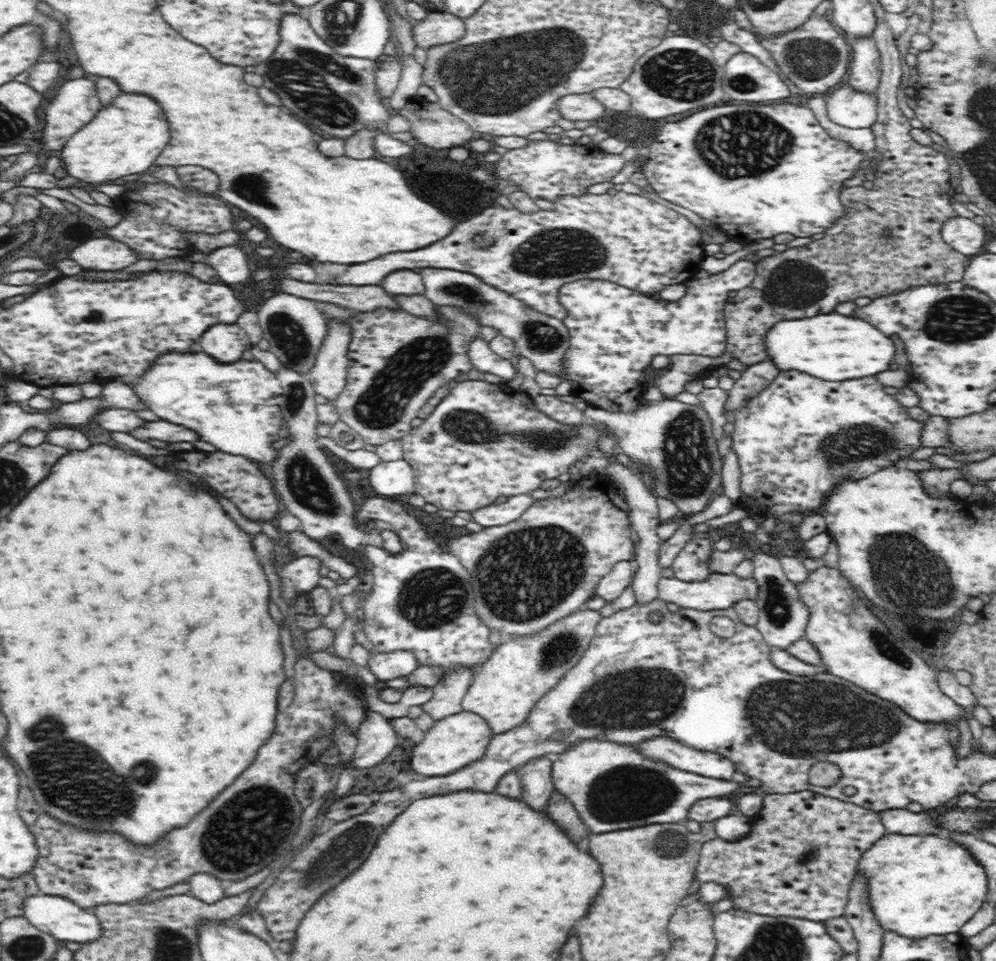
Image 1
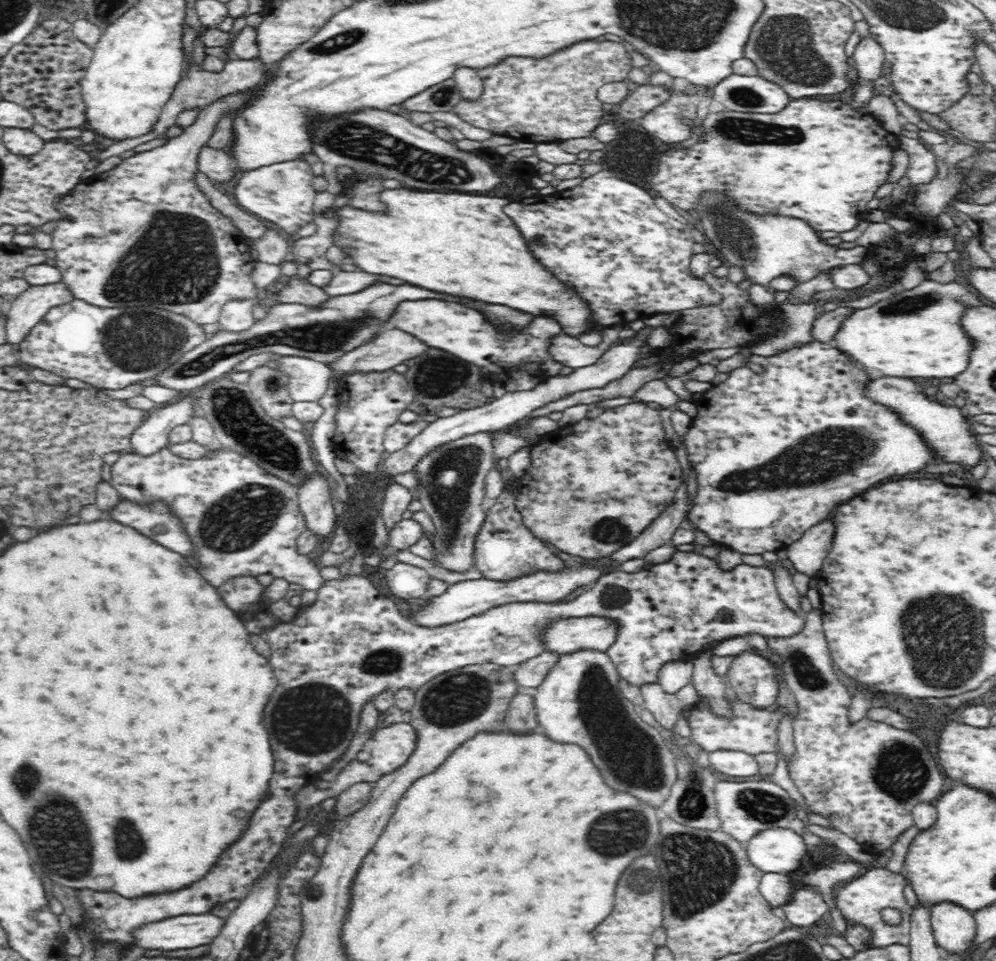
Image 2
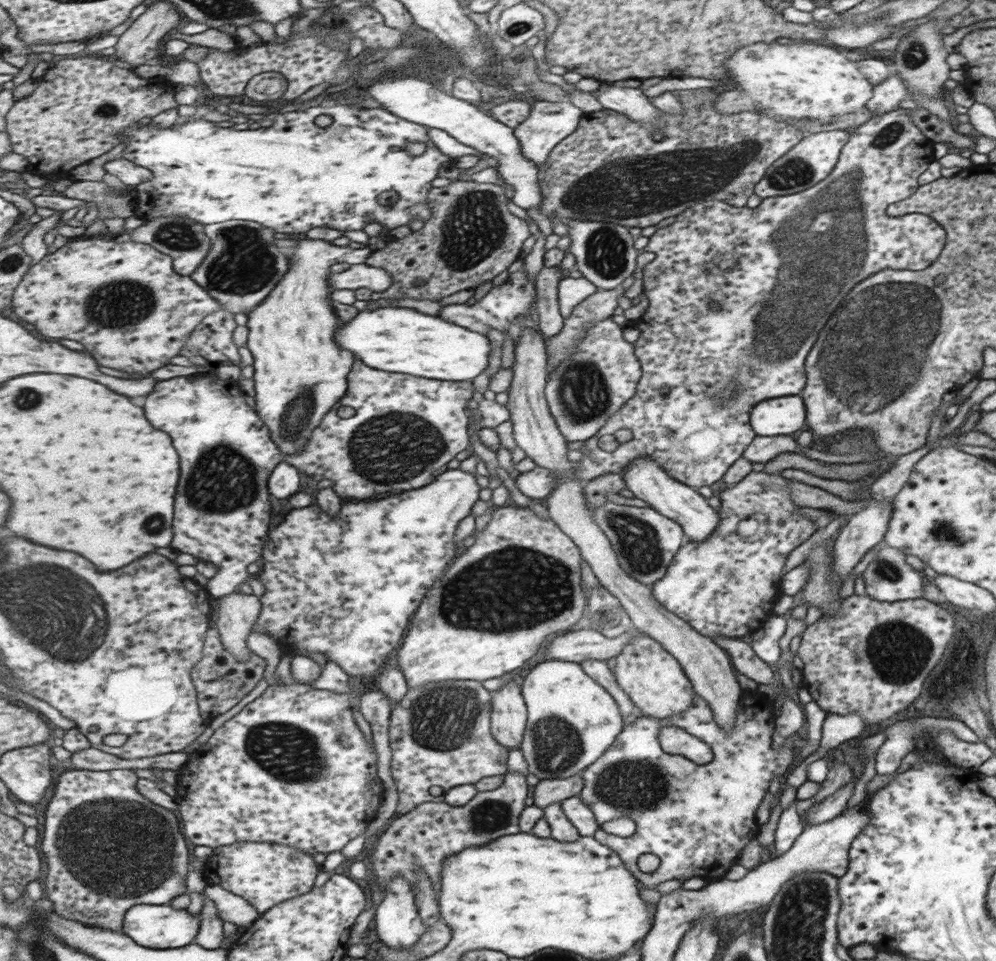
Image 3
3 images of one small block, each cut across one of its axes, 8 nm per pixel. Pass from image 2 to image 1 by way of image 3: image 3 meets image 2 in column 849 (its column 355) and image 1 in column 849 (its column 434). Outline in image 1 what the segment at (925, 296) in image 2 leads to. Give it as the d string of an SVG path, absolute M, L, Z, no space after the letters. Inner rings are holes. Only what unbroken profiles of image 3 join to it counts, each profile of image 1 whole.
M838 313L818 314L802 320L784 320L776 322L764 338L767 348L767 359L780 371L800 370L824 380L848 380L874 376L888 370L894 358L894 342L886 338L872 324L840 316Z

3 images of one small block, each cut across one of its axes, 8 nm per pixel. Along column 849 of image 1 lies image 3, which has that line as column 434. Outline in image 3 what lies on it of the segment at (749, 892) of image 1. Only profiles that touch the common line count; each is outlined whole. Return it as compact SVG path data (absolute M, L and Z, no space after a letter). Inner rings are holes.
M510 772L504 774L503 782L497 788L489 792L476 791L476 796L463 806L451 806L445 801L421 803L413 811L395 816L379 834L377 844L373 845L375 848L369 856L374 882L384 890L390 881L400 877L410 885L415 894L422 871L437 899L444 861L463 848L483 846L499 836L519 833L521 810L526 807L523 802L525 798L525 775Z

